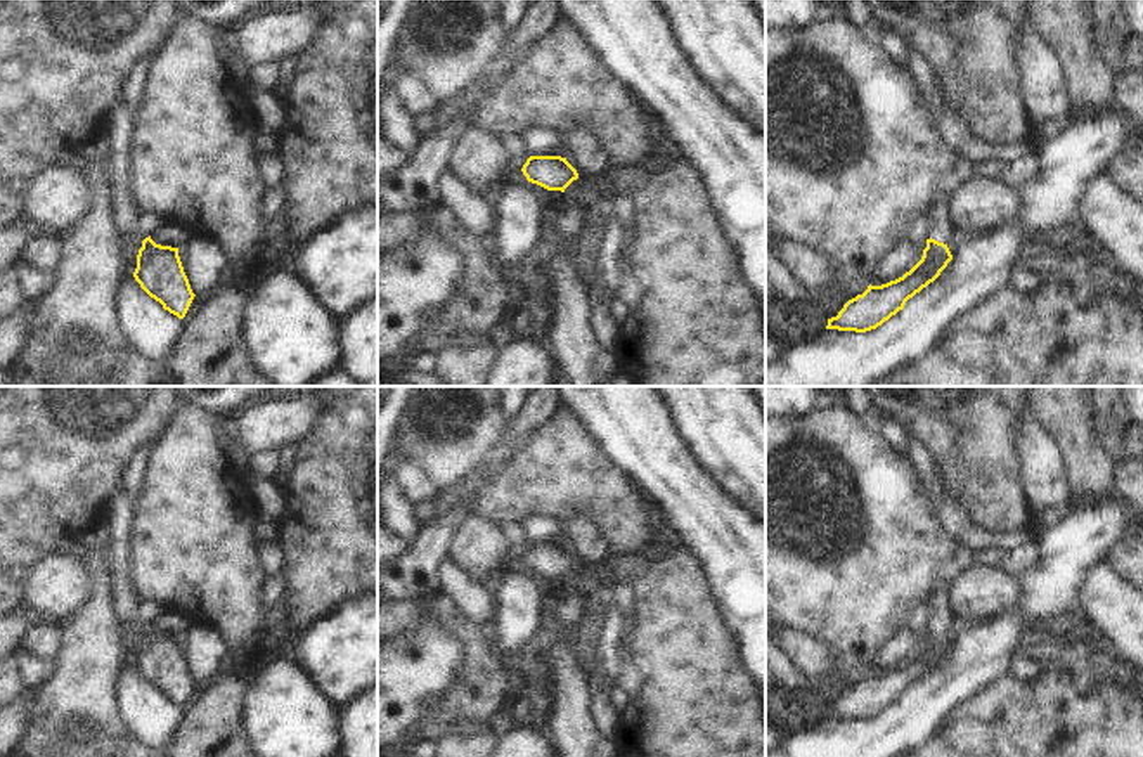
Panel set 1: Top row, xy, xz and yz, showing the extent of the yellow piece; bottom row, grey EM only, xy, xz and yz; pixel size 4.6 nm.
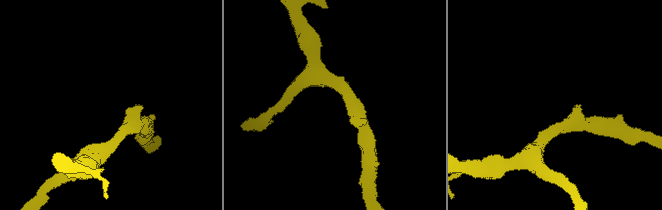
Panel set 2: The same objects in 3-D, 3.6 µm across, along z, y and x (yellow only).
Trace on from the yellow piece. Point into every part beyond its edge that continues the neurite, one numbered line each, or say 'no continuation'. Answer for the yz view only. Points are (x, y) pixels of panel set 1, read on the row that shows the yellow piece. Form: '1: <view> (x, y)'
1: yz (942, 227)

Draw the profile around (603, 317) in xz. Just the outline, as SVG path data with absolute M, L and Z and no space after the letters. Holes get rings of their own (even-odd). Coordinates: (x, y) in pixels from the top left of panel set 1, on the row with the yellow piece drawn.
M608 298L591 301L587 326L594 334L596 343L611 350L618 336L618 317L622 310Z

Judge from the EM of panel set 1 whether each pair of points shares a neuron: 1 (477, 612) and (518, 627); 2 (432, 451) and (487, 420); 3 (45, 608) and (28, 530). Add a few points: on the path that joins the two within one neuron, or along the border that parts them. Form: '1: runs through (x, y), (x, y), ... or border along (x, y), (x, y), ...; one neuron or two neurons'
1: border along (494, 601), (494, 617), (490, 621); two neurons
2: runs through (445, 442), (473, 433); one neuron
3: border along (51, 553), (28, 570), (21, 603); two neurons

